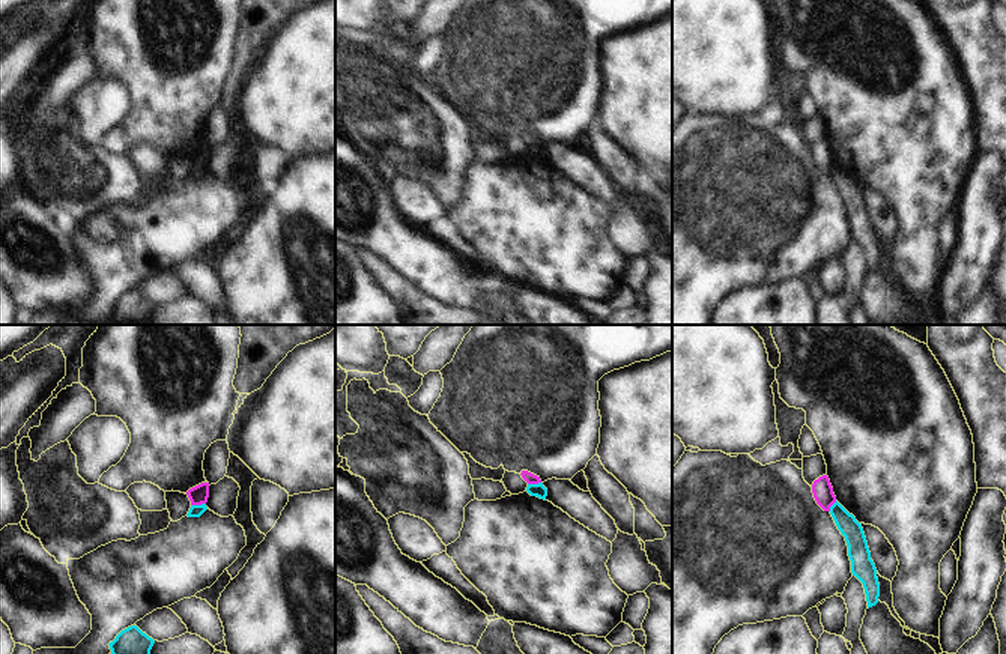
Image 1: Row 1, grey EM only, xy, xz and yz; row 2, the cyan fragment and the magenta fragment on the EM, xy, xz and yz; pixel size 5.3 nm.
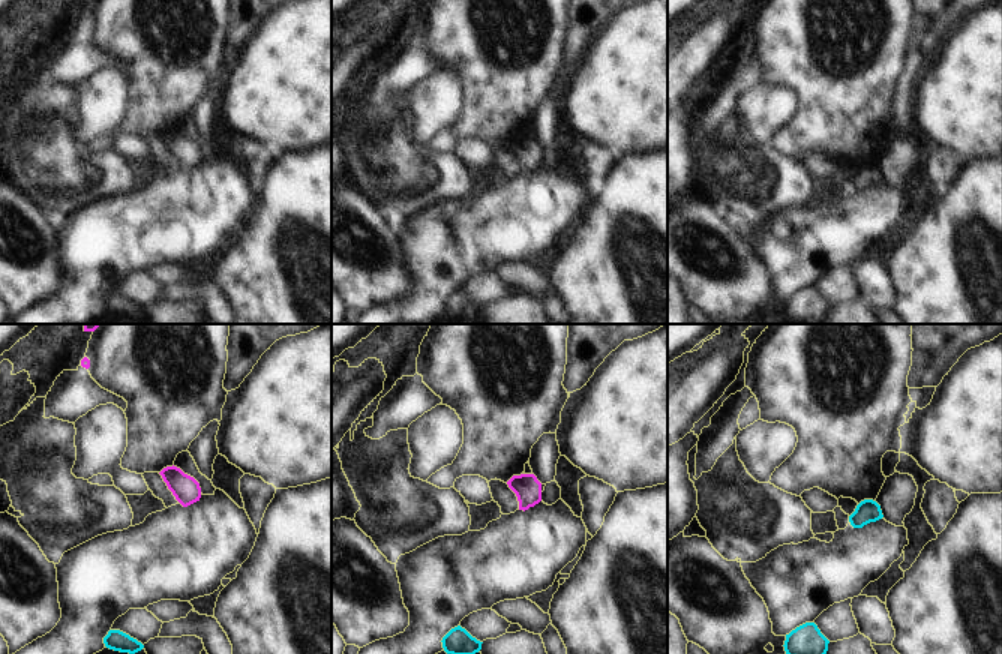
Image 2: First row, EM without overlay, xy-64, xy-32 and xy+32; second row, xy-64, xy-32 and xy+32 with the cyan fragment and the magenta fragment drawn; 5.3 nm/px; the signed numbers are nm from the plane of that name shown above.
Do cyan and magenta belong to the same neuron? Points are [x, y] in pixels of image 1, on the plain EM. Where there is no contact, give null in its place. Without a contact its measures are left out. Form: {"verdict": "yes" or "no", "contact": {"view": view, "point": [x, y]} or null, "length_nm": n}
{"verdict": "no", "contact": {"view": "xy", "point": [197, 169]}, "length_nm": 80}

